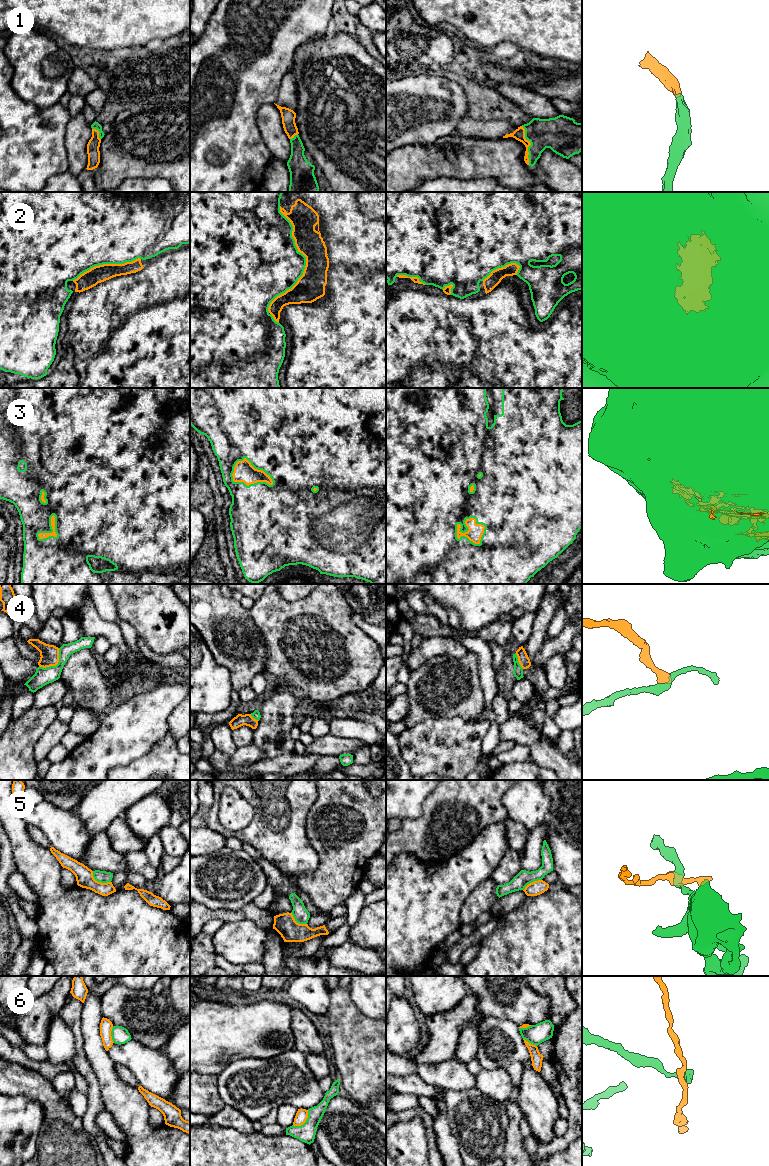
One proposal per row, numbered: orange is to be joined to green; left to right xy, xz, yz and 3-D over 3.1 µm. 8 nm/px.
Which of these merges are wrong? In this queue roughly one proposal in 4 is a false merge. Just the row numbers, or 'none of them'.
4, 5, 6

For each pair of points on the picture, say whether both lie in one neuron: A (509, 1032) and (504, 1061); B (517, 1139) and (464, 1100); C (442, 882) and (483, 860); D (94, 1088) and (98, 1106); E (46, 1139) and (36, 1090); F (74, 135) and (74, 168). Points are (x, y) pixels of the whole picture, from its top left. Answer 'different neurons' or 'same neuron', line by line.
A: same neuron
B: different neurons
C: same neuron
D: same neuron
E: same neuron
F: same neuron

